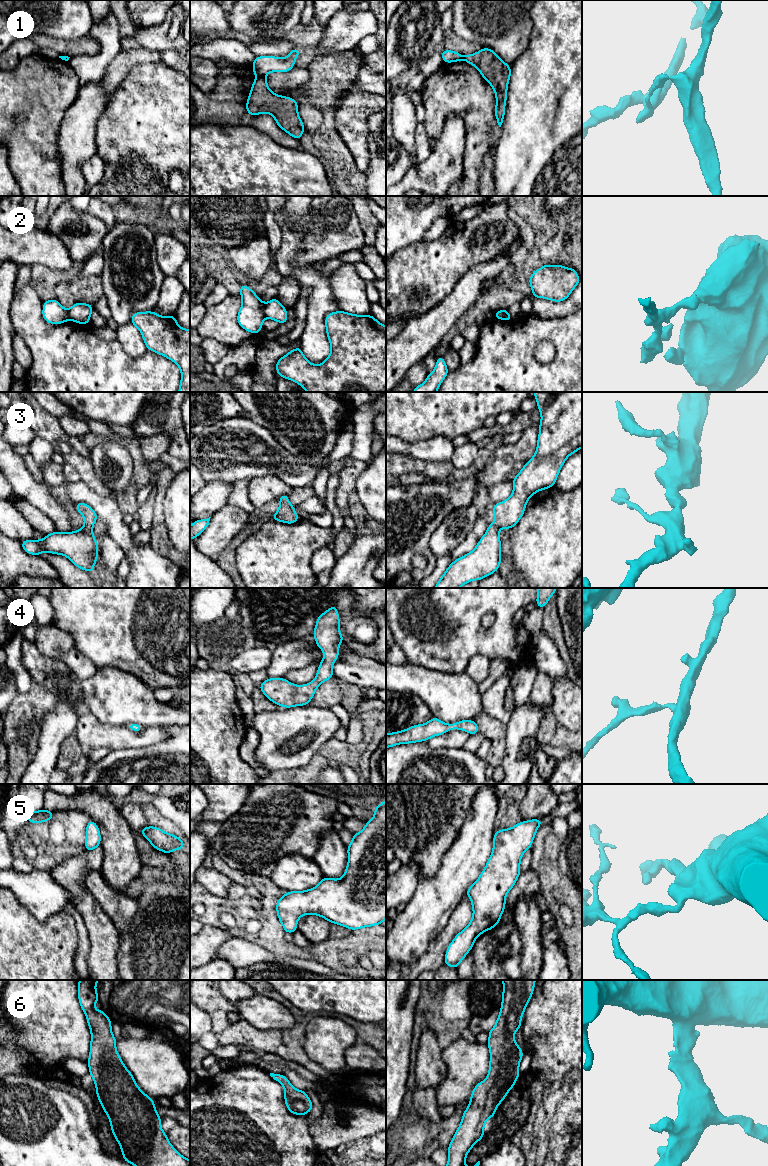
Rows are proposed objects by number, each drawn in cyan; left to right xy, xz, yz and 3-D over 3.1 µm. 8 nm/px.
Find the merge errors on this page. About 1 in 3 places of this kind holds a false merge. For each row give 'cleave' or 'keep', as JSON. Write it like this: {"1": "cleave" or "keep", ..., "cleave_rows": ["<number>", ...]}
{"1": "cleave", "2": "cleave", "3": "keep", "4": "keep", "5": "keep", "6": "keep", "cleave_rows": ["1", "2"]}

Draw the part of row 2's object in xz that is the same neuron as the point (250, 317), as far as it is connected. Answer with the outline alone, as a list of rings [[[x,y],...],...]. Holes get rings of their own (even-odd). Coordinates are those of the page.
[[[240,284],[242,306],[237,315],[238,324],[246,331],[257,334],[262,331],[265,320],[263,302],[255,292],[244,284]]]

